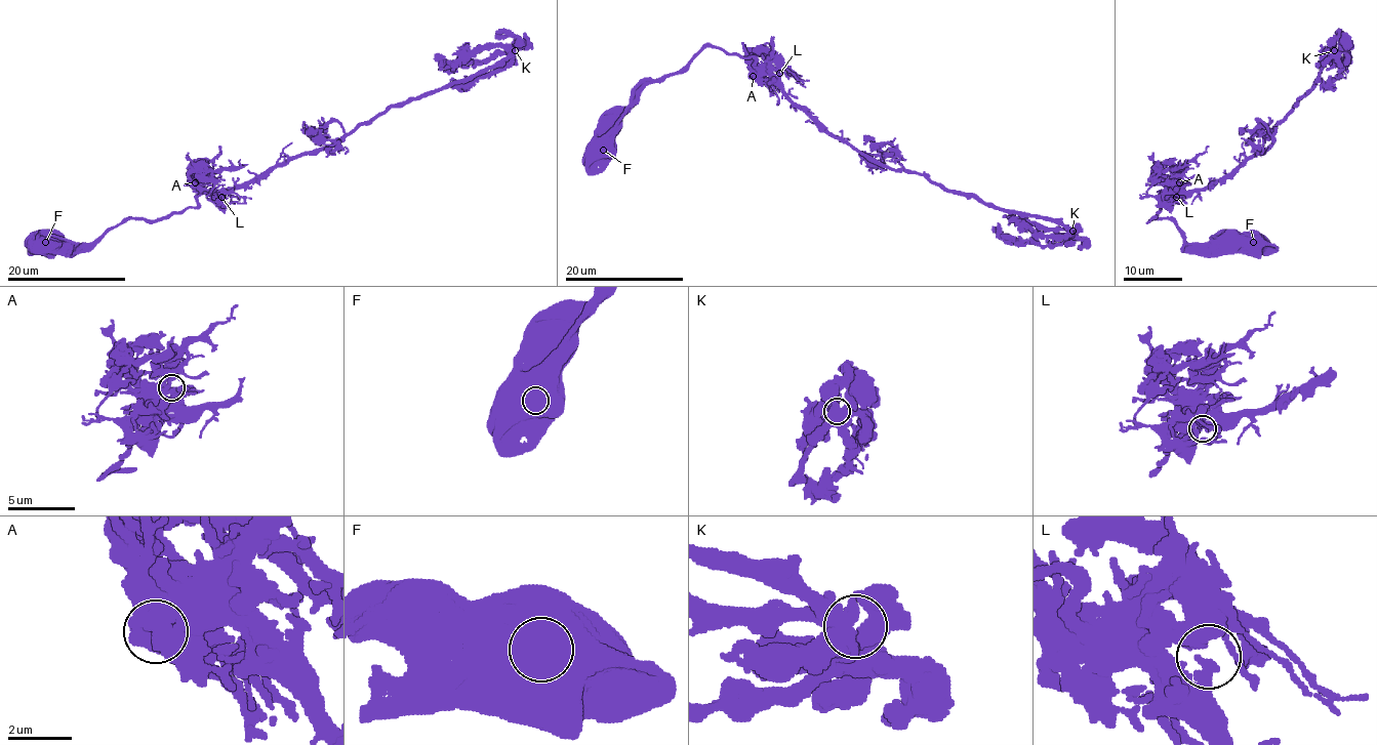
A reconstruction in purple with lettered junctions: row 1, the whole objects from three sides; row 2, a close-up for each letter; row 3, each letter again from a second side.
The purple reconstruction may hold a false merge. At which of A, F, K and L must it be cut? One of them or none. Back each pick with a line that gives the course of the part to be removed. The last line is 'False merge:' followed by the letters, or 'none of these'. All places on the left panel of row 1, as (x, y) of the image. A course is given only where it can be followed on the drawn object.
False merge: none of these

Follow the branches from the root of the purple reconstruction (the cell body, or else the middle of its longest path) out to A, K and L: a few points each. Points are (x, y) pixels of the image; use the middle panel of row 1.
A: (598, 151), (615, 133), (624, 112), (647, 85), (661, 82), (681, 72), (707, 46), (753, 56), (753, 76)
K: (598, 151), (647, 85), (718, 46), (753, 56), (826, 130), (883, 164), (1006, 210), (1059, 219), (1072, 231)
L: (598, 151), (615, 133), (624, 112), (647, 85), (681, 72), (707, 46), (753, 56), (759, 69), (779, 73)

